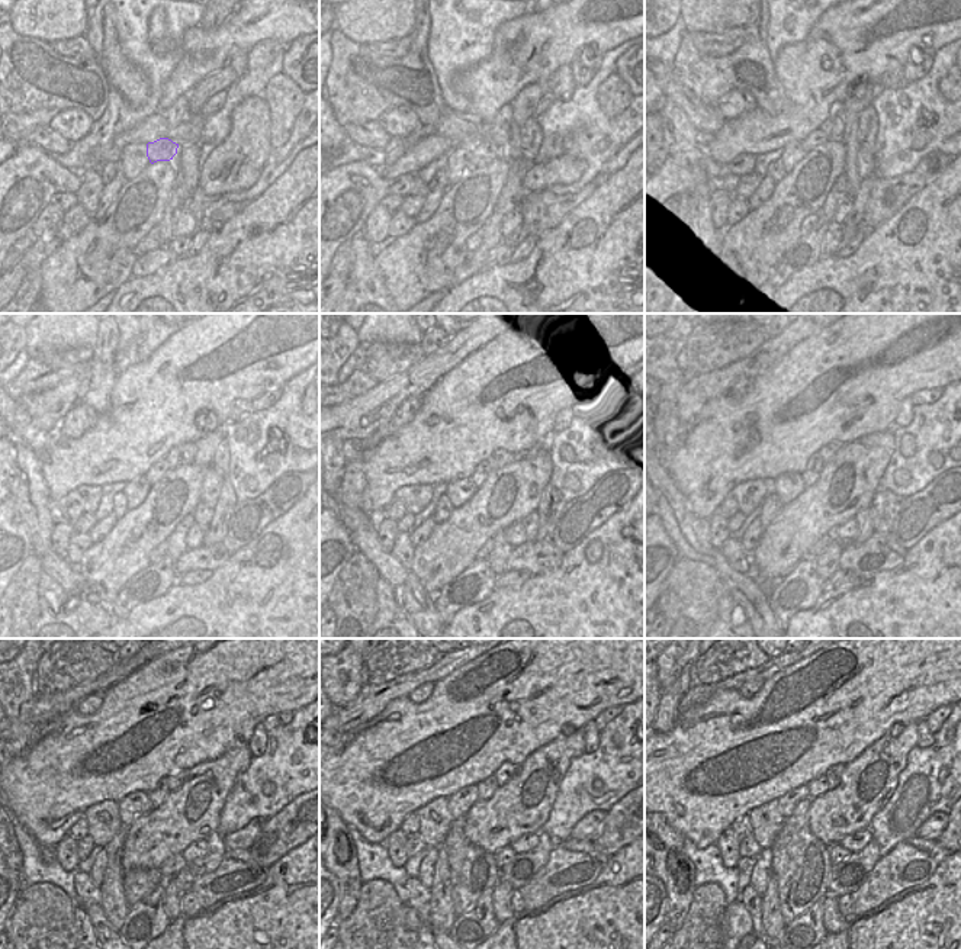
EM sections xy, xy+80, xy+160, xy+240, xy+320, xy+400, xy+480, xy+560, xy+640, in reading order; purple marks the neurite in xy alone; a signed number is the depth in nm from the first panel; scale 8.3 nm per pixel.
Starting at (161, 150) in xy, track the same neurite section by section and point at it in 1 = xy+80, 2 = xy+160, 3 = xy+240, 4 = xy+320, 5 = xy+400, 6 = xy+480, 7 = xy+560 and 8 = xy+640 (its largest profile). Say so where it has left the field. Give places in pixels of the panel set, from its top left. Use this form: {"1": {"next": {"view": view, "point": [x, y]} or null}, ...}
{"1": {"next": {"view": "xy+80", "point": [479, 151]}}, "2": {"next": {"view": "xy+160", "point": [791, 154]}}, "3": {"next": {"view": "xy+240", "point": [135, 491]}}, "4": {"next": {"view": "xy+320", "point": [459, 492]}}, "5": {"next": {"view": "xy+400", "point": [787, 486]}}, "6": {"next": {"view": "xy+480", "point": [131, 807]}}, "7": {"next": {"view": "xy+560", "point": [459, 803]}}, "8": {"next": {"view": "xy+640", "point": [787, 803]}}}

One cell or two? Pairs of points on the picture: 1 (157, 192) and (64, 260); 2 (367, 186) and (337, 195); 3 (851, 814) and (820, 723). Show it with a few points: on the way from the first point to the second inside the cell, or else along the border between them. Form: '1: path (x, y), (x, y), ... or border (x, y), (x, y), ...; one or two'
1: path (147, 221), (137, 232), (119, 234), (93, 260); one
2: path (360, 186), (344, 192); one
3: border (871, 745), (844, 765); two

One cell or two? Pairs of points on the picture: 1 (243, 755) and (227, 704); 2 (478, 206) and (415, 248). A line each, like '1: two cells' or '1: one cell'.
1: two cells
2: one cell

